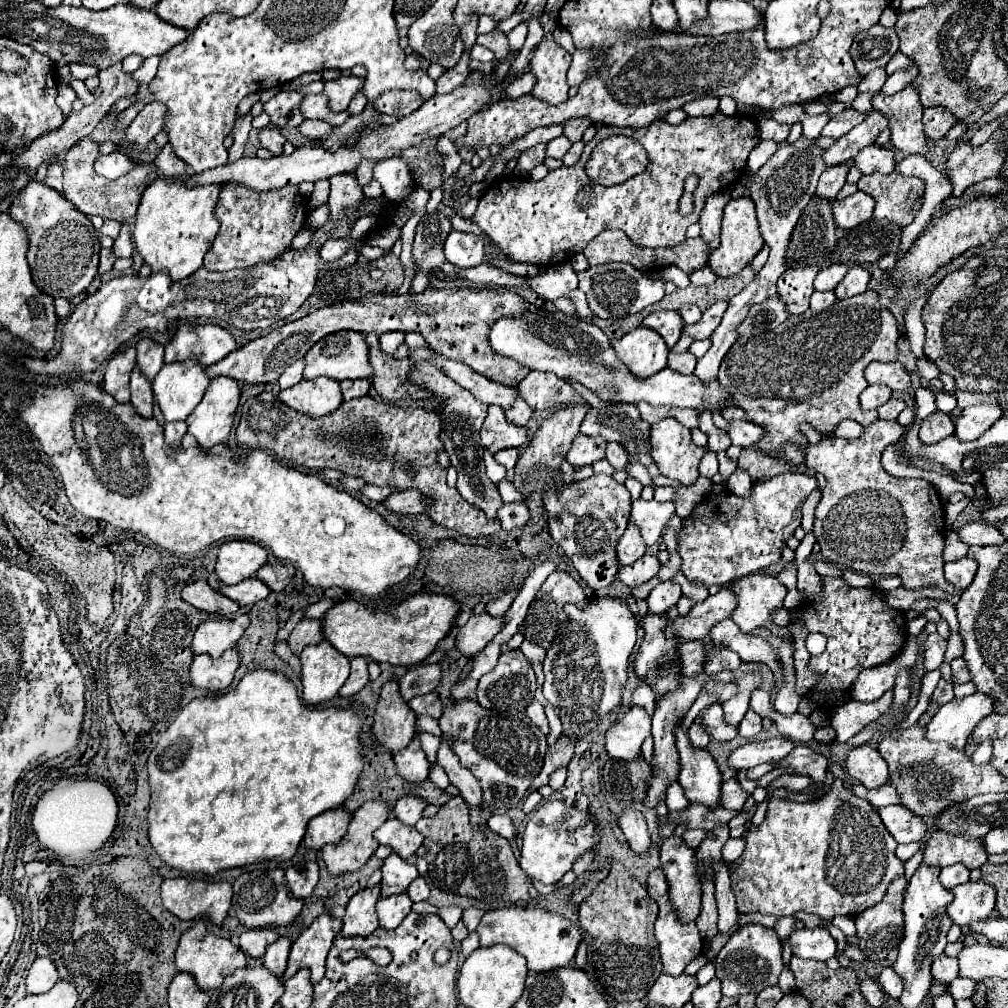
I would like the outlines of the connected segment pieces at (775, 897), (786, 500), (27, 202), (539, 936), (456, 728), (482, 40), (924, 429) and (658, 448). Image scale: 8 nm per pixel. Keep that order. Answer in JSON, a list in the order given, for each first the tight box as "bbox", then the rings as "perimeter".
[{"bbox":[728,779,904,919],"perimeter":[[[840,779],[832,783],[832,789],[820,801],[794,803],[784,799],[772,799],[764,823],[756,833],[746,835],[746,849],[738,861],[728,865],[734,873],[732,889],[736,893],[738,913],[764,913],[764,915],[792,915],[798,911],[814,913],[822,919],[836,915],[858,915],[868,907],[882,901],[888,885],[894,877],[904,873],[904,863],[896,857],[894,837],[882,827],[876,809],[848,791]]]},{"bbox":[680,473,816,585],"perimeter":[[[782,473],[752,487],[752,497],[742,499],[720,493],[704,499],[680,531],[682,573],[706,585],[728,585],[734,579],[766,569],[780,559],[786,539],[802,521],[802,503],[816,489],[816,477],[804,473]]]},{"bbox":[8,181,98,299],"perimeter":[[[30,181],[14,199],[10,205],[8,215],[22,223],[28,239],[28,263],[32,271],[32,279],[40,291],[44,291],[50,297],[64,297],[74,299],[86,287],[92,283],[96,271],[98,271],[98,239],[94,235],[94,229],[90,225],[90,219],[82,215],[68,199],[64,199],[58,191],[52,187]]]},{"bbox":[476,907,580,973],"perimeter":[[[508,907],[508,909],[494,909],[486,911],[476,933],[480,935],[480,947],[492,947],[492,945],[508,945],[524,959],[528,961],[528,969],[534,973],[566,967],[578,949],[580,943],[580,931],[574,923],[566,921],[560,915],[534,909],[534,907]]]},{"bbox":[438,701,548,811],"perimeter":[[[452,701],[438,719],[442,739],[452,741],[452,749],[458,755],[462,767],[468,767],[480,781],[484,791],[484,805],[492,811],[514,809],[522,805],[530,791],[534,777],[542,769],[542,761],[548,749],[546,737],[522,711],[498,713],[480,707],[476,701]]]},{"bbox":[478,31,508,61],"perimeter":[[[490,31],[486,35],[478,35],[478,43],[488,47],[498,61],[504,61],[508,57],[508,39],[500,31]]]},{"bbox":[920,411,954,443],"perimeter":[[[934,411],[920,425],[920,439],[924,443],[934,443],[952,433],[954,433],[954,423],[950,421],[950,415],[944,411]]]},{"bbox":[652,419,706,485],"perimeter":[[[676,419],[652,425],[652,459],[664,477],[692,485],[699,477],[698,464],[706,449],[690,441],[690,431]]]}]

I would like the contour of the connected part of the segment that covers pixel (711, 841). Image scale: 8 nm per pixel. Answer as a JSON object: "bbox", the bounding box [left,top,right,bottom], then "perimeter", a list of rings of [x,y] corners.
{"bbox":[694,825,730,881],"perimeter":[[[718,825],[712,831],[706,833],[706,839],[700,843],[700,847],[694,851],[694,863],[698,867],[698,881],[704,879],[714,879],[714,863],[722,861],[722,847],[730,839],[730,827],[728,825]]]}

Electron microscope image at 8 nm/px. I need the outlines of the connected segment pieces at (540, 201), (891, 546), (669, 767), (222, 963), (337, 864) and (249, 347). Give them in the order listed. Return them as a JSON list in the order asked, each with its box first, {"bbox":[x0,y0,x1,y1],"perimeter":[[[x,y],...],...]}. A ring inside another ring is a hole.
[{"bbox":[472,111,758,267],"perimeter":[[[718,111],[710,117],[688,117],[680,125],[654,123],[650,131],[626,131],[602,125],[598,127],[596,137],[586,143],[576,165],[554,169],[540,181],[498,177],[480,197],[472,221],[510,259],[540,267],[556,265],[570,259],[574,253],[582,253],[586,245],[604,229],[624,231],[638,247],[674,247],[686,239],[688,225],[698,221],[706,195],[740,179],[748,153],[754,145],[758,145],[758,141],[756,121],[740,113],[726,117]],[[620,133],[636,139],[648,151],[650,165],[644,173],[622,185],[602,187],[584,173],[584,165],[594,149],[594,143]],[[688,175],[698,175],[700,183],[694,191],[694,211],[682,217],[678,201],[684,195],[684,179]]]},{"bbox":[806,421,944,589],"perimeter":[[[874,421],[866,427],[864,435],[854,441],[838,437],[822,437],[820,443],[808,445],[806,465],[814,467],[826,477],[822,499],[816,505],[814,535],[822,547],[822,557],[866,575],[898,575],[904,589],[920,589],[928,585],[944,587],[942,571],[942,547],[944,547],[944,503],[936,493],[936,487],[926,479],[900,479],[884,471],[880,457],[882,451],[900,441],[904,427],[896,421]]]},{"bbox":[644,677,702,807],"perimeter":[[[688,677],[678,685],[676,691],[664,695],[656,703],[656,711],[652,715],[652,737],[654,737],[654,759],[656,759],[658,771],[652,771],[648,795],[644,801],[646,807],[656,807],[660,797],[666,795],[666,787],[670,785],[670,781],[678,779],[678,751],[676,751],[676,737],[674,737],[676,729],[674,727],[678,727],[678,719],[682,719],[686,715],[686,711],[692,707],[692,703],[698,699],[700,689],[702,689],[702,683],[696,677]]]},{"bbox":[174,919,246,991],"perimeter":[[[200,919],[194,927],[190,927],[180,937],[178,947],[176,947],[176,959],[174,959],[174,963],[176,963],[176,969],[180,973],[188,973],[188,975],[194,977],[196,987],[200,991],[212,991],[212,989],[218,989],[222,985],[222,981],[224,981],[226,975],[232,975],[236,969],[246,967],[246,957],[228,939],[212,935],[206,929],[206,923]]]},{"bbox":[318,803,390,875],"perimeter":[[[364,803],[348,825],[348,833],[338,845],[326,845],[318,851],[318,857],[326,863],[332,875],[352,873],[362,869],[362,865],[374,855],[378,841],[372,833],[388,819],[390,809],[386,803]]]},{"bbox":[206,289,530,387],"perimeter":[[[426,289],[420,295],[368,295],[360,303],[358,301],[340,301],[336,305],[318,309],[298,321],[292,321],[280,329],[270,331],[264,337],[248,341],[246,345],[238,347],[226,359],[206,367],[206,377],[230,377],[242,383],[276,383],[282,371],[302,359],[306,351],[320,341],[324,335],[350,329],[360,333],[386,333],[386,331],[420,331],[430,347],[452,359],[466,363],[476,373],[502,383],[516,387],[530,369],[514,363],[512,359],[500,359],[494,355],[486,345],[486,331],[490,331],[490,323],[500,319],[500,315],[520,315],[526,309],[522,297],[512,291],[496,291],[496,289]]]}]

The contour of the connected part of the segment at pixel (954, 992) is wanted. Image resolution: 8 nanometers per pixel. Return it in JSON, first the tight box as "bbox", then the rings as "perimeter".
{"bbox":[948,977,976,1000],"perimeter":[[[958,977],[948,986],[948,991],[955,1000],[970,998],[974,992],[976,982]]]}

